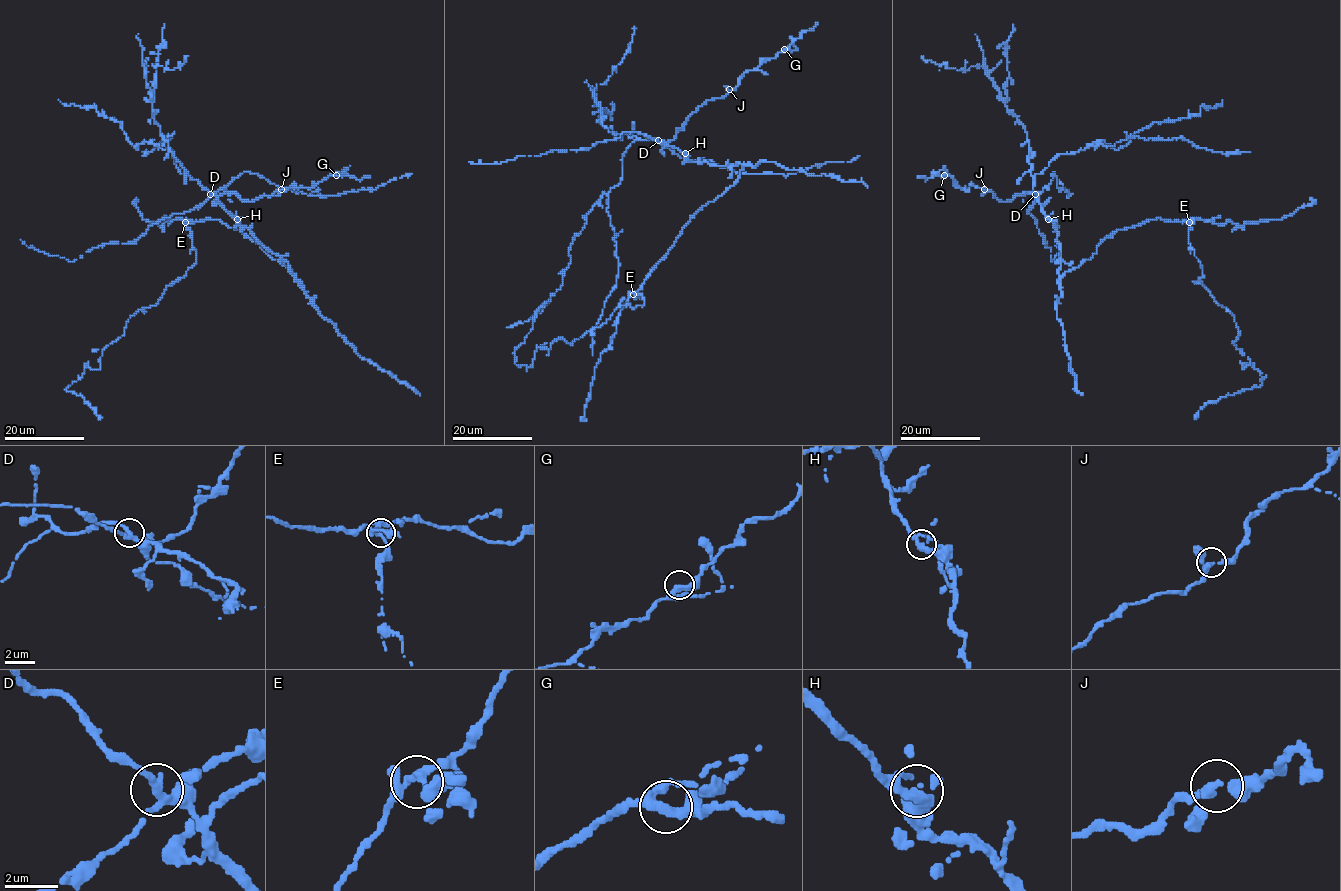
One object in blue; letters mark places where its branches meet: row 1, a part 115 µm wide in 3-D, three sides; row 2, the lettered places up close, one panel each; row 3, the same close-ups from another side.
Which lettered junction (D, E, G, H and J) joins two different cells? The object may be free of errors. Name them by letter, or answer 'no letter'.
no letter

